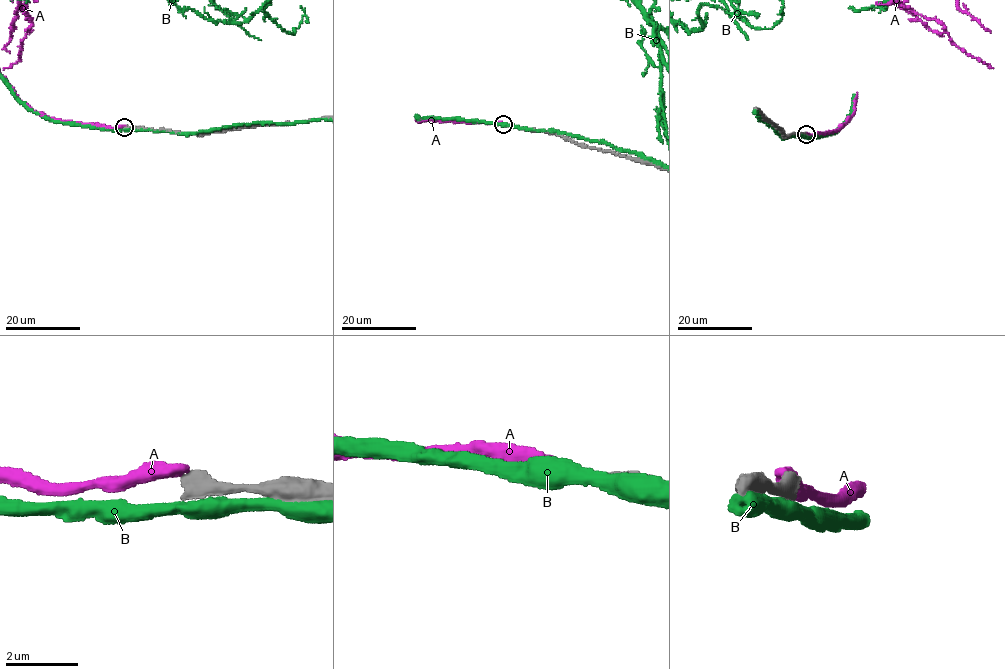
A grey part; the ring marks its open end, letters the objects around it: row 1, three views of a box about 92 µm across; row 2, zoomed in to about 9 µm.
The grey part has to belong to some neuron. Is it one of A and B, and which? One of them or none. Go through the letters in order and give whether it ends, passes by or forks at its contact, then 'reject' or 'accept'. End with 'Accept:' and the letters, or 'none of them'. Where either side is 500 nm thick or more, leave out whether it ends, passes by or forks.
A: it ends; reject
B: reject
Accept: none of them

